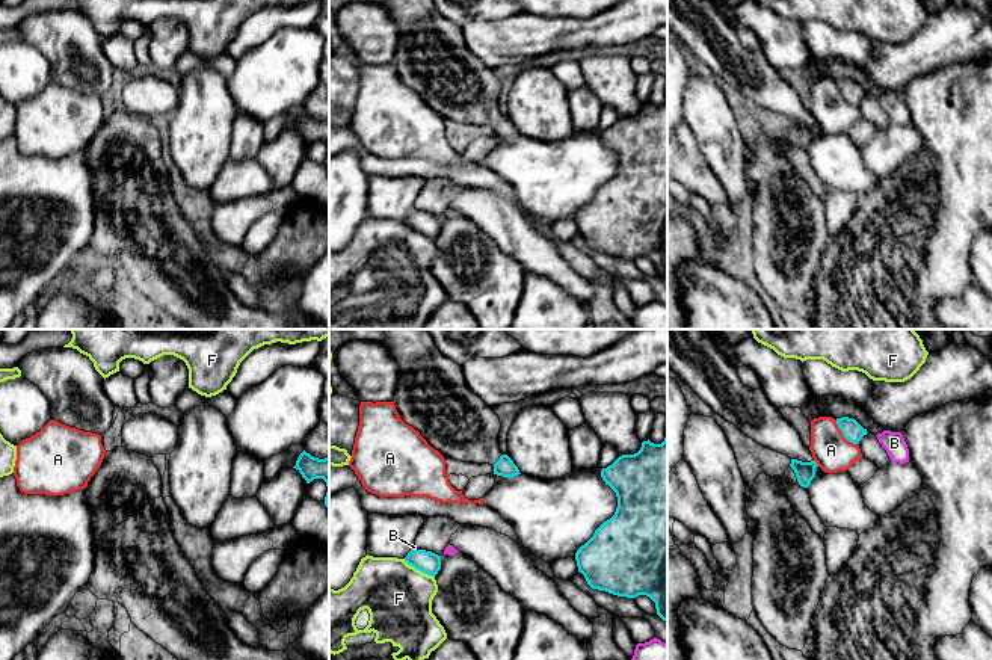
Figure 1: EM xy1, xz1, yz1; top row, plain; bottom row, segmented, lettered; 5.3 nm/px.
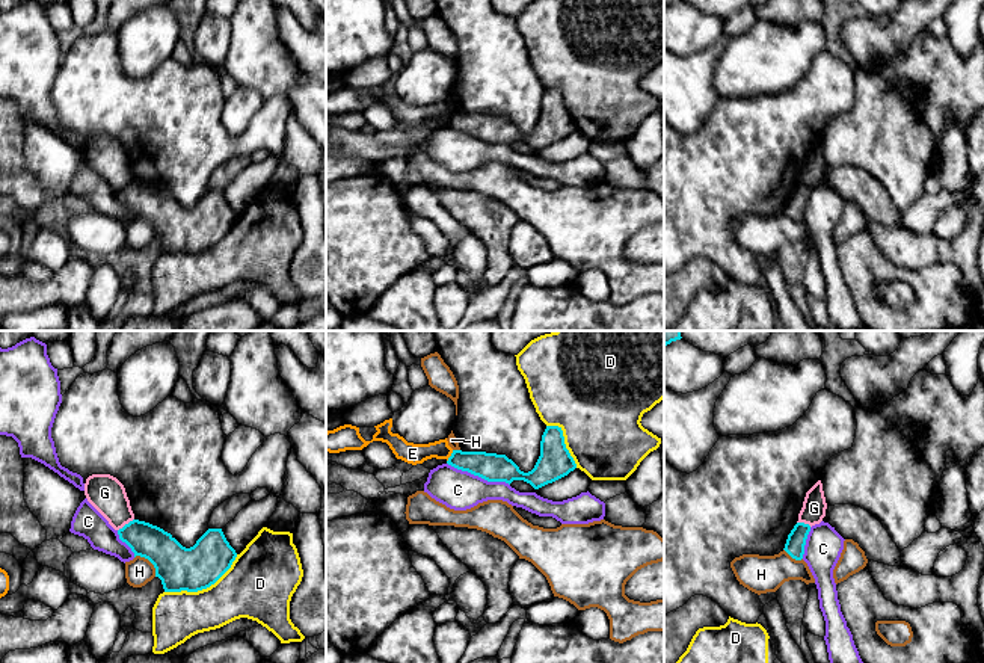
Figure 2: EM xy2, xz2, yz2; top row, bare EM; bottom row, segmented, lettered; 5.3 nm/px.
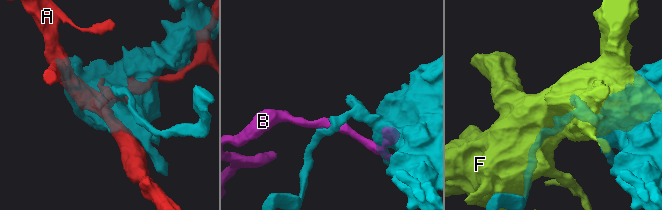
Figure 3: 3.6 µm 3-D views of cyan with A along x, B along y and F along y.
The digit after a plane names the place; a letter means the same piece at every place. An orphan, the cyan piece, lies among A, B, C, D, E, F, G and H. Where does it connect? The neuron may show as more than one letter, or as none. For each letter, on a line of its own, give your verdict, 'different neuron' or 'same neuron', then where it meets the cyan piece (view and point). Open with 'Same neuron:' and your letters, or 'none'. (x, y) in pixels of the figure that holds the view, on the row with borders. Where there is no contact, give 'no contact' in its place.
Same neuron: none
A: different neuron; meets cyan in yz1 at (843, 434)
B: different neuron; meets cyan in xz1 at (414, 550)
C: different neuron; meets cyan in xz2 at (479, 476)
D: different neuron; meets cyan in xy2 at (202, 588)
E: different neuron; meets cyan in xz2 at (450, 456)
F: different neuron; meets cyan in xz1 at (418, 570)
G: different neuron; meets cyan in xy2 at (126, 524)
H: different neuron; meets cyan in xy2 at (150, 561)

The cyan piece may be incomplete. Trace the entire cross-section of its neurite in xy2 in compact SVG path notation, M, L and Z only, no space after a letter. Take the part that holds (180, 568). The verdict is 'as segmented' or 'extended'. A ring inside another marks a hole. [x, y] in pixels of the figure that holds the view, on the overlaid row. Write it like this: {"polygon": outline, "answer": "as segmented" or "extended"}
{"polygon": "M133 520L118 530L136 556L148 559L165 592L198 592L214 584L232 565L235 550L222 529L208 529L193 547L183 547L171 533Z", "answer": "as segmented"}

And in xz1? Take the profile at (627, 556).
{"polygon": "M667 424L661 444L643 441L637 453L622 455L602 468L601 477L616 492L618 507L577 550L578 572L592 589L627 598L649 597L667 622Z", "answer": "as segmented"}

